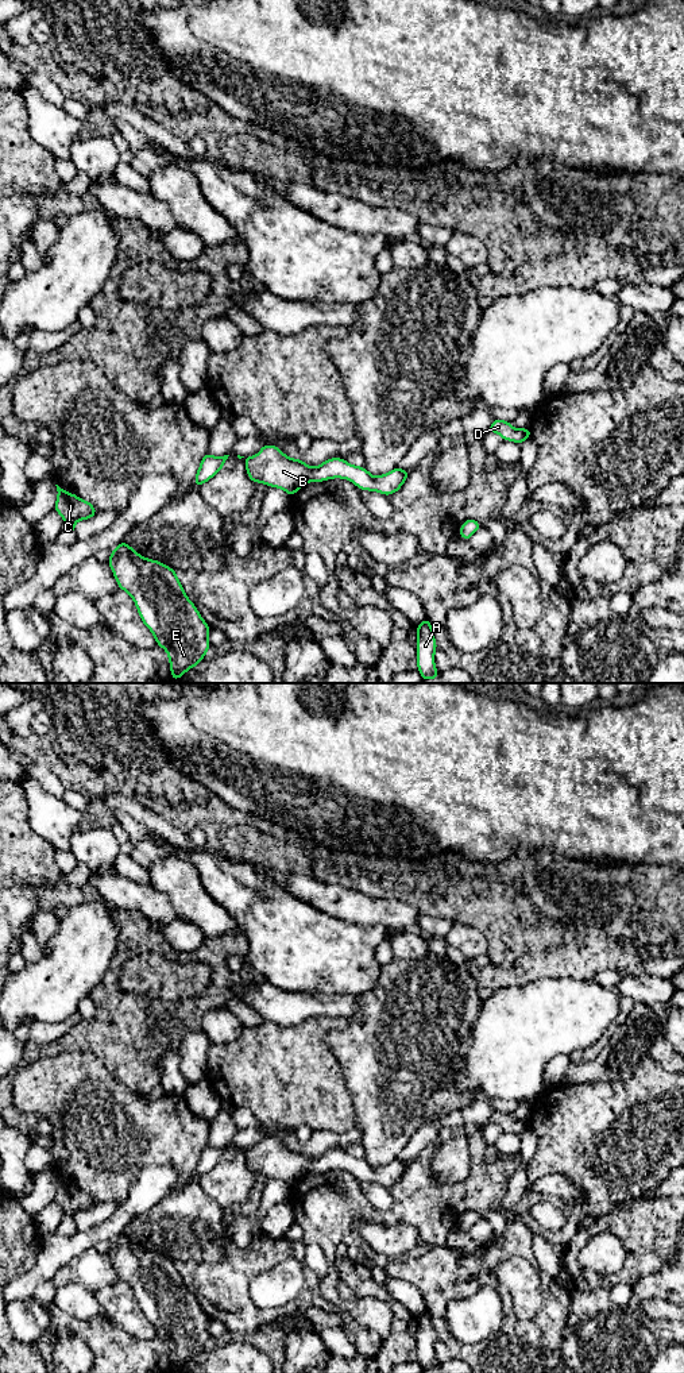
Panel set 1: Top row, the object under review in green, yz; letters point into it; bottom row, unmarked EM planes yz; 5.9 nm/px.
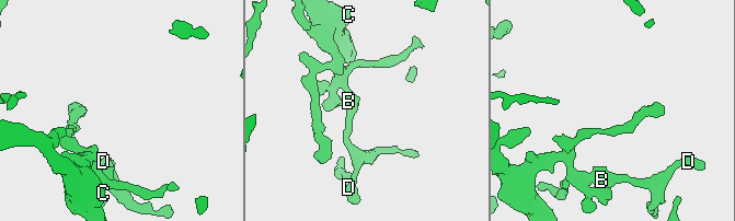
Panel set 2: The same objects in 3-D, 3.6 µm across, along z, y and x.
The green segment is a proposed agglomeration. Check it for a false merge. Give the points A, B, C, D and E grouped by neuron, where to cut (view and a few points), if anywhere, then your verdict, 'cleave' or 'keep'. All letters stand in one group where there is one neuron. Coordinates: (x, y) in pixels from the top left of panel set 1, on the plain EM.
A B C D E; no cut; keep

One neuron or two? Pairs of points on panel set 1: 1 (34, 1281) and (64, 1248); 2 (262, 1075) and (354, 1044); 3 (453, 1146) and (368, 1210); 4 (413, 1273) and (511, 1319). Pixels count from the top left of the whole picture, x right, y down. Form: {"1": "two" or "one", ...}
{"1": "one", "2": "two", "3": "two", "4": "one"}

